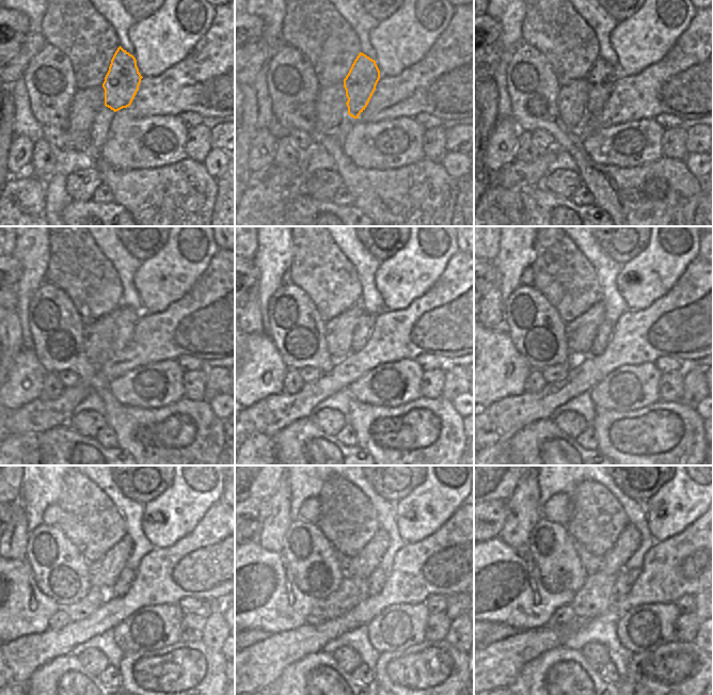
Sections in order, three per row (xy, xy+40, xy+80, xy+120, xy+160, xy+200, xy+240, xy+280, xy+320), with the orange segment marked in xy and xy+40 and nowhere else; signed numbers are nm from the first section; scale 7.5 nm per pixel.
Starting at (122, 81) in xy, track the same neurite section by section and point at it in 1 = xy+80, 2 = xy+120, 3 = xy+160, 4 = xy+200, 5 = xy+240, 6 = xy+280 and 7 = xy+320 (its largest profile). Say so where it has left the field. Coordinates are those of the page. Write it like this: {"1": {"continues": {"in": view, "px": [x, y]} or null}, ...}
{"1": {"continues": {"in": "xy+80", "px": [602, 77]}}, "2": {"continues": {"in": "xy+120", "px": [126, 318]}}, "3": {"continues": {"in": "xy+160", "px": [364, 328]}}, "4": {"continues": {"in": "xy+200", "px": [603, 335]}}, "5": {"continues": {"in": "xy+240", "px": [126, 578]}}, "6": {"continues": {"in": "xy+280", "px": [376, 582]}}, "7": {"continues": {"in": "xy+320", "px": [622, 586]}}}

